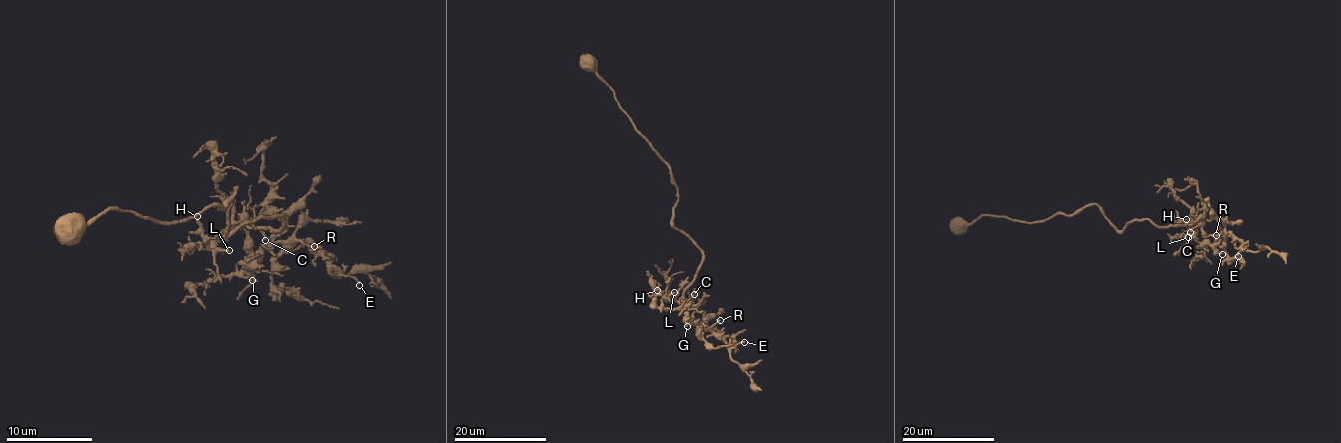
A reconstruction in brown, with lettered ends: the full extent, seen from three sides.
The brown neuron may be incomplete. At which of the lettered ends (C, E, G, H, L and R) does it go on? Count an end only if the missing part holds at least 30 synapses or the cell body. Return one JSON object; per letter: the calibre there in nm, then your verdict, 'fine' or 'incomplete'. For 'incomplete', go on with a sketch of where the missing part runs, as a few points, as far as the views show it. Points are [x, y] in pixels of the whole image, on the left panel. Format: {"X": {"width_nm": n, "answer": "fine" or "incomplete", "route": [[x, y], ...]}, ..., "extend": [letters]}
{"C": {"width_nm": 180, "answer": "fine"}, "E": {"width_nm": 170, "answer": "fine"}, "G": {"width_nm": 180, "answer": "fine"}, "H": {"width_nm": 240, "answer": "incomplete", "route": [[197, 216], [197, 205], [188, 197], [169, 197], [167, 190], [152, 178], [137, 180], [154, 169]]}, "L": {"width_nm": 180, "answer": "fine"}, "R": {"width_nm": 180, "answer": "fine"}, "extend": ["H"]}

